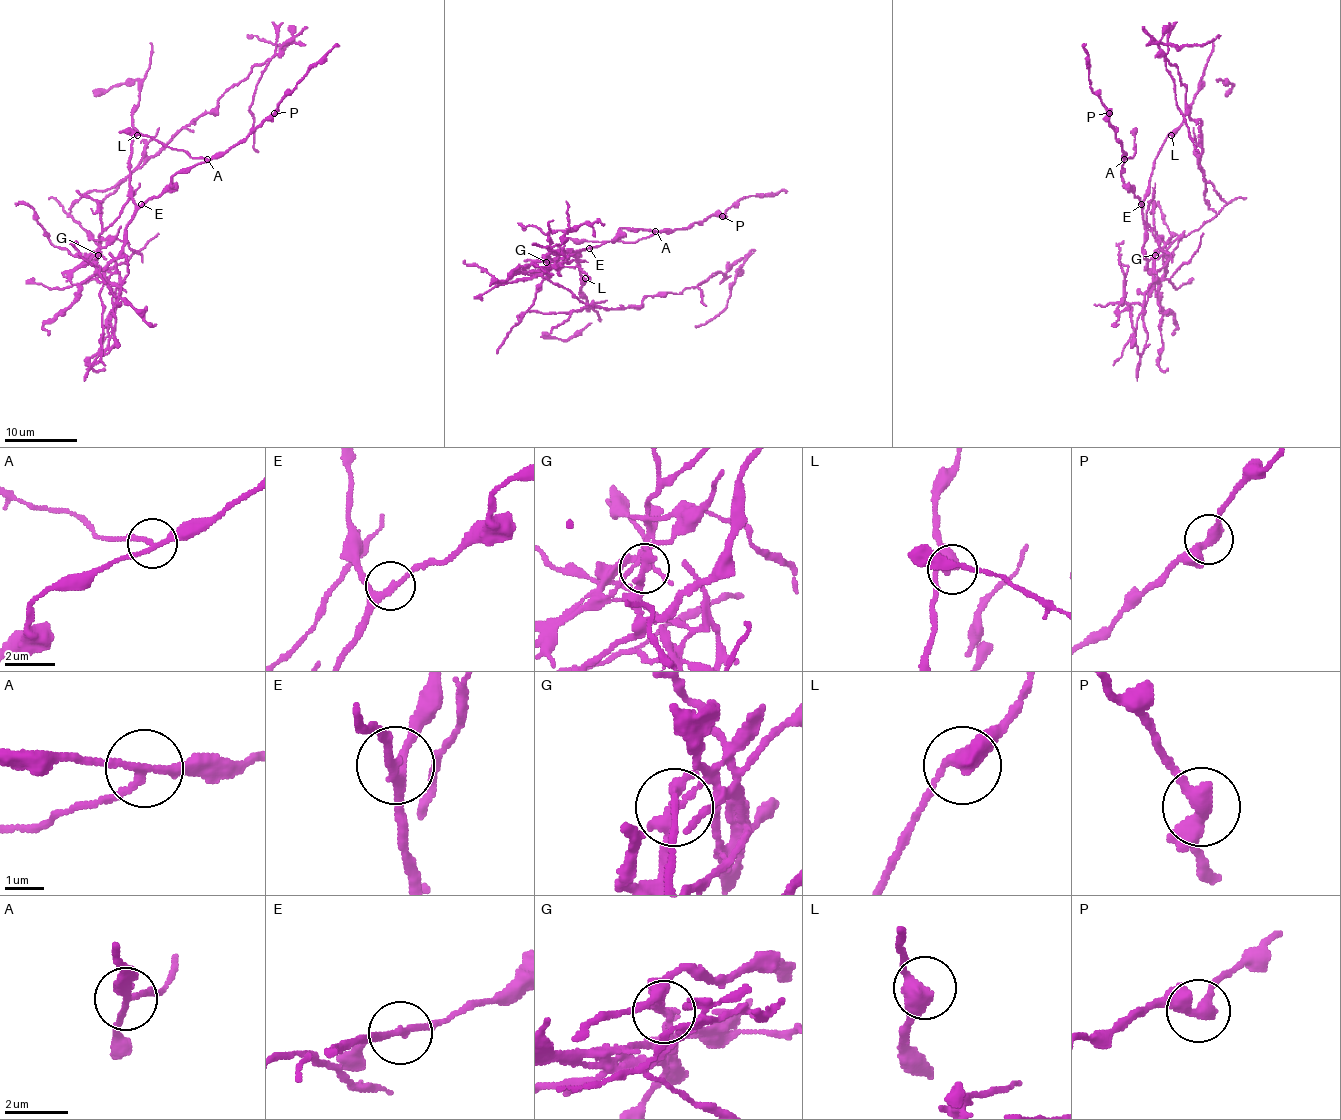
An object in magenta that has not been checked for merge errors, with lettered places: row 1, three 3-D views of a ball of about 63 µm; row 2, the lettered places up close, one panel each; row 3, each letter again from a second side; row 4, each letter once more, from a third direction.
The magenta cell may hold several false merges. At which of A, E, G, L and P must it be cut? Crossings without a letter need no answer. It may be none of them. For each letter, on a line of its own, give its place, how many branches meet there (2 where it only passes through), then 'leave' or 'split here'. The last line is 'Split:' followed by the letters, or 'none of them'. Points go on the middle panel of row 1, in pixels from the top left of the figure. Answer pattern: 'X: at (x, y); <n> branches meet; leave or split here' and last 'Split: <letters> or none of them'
A: at (655, 231); 3 branches meet; split here
E: at (589, 248); 3 branches meet; leave
G: at (546, 262); 2 branches meet; split here
L: at (585, 278); 2 branches meet; leave
P: at (722, 216); 2 branches meet; leave
Split: A, G

